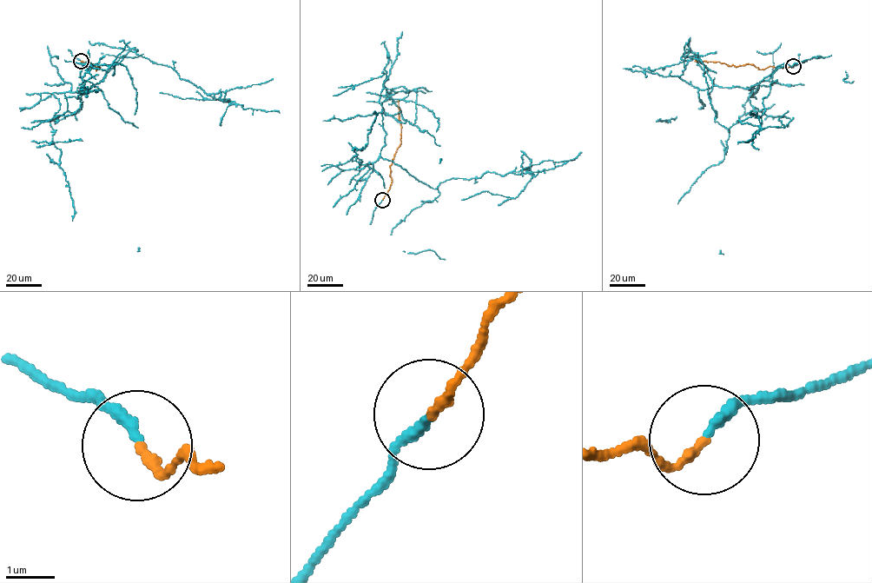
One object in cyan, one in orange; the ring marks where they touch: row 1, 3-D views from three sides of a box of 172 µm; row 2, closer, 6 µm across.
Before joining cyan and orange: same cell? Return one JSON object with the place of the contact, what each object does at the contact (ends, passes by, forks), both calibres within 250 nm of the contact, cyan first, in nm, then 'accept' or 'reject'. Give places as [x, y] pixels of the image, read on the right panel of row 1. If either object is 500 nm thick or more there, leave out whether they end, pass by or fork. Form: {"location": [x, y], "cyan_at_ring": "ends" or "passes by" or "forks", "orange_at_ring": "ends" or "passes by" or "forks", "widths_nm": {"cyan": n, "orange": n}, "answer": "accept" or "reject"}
{"location": [793, 66], "cyan_at_ring": "ends", "orange_at_ring": "ends", "widths_nm": {"cyan": 220, "orange": 180}, "answer": "reject"}

